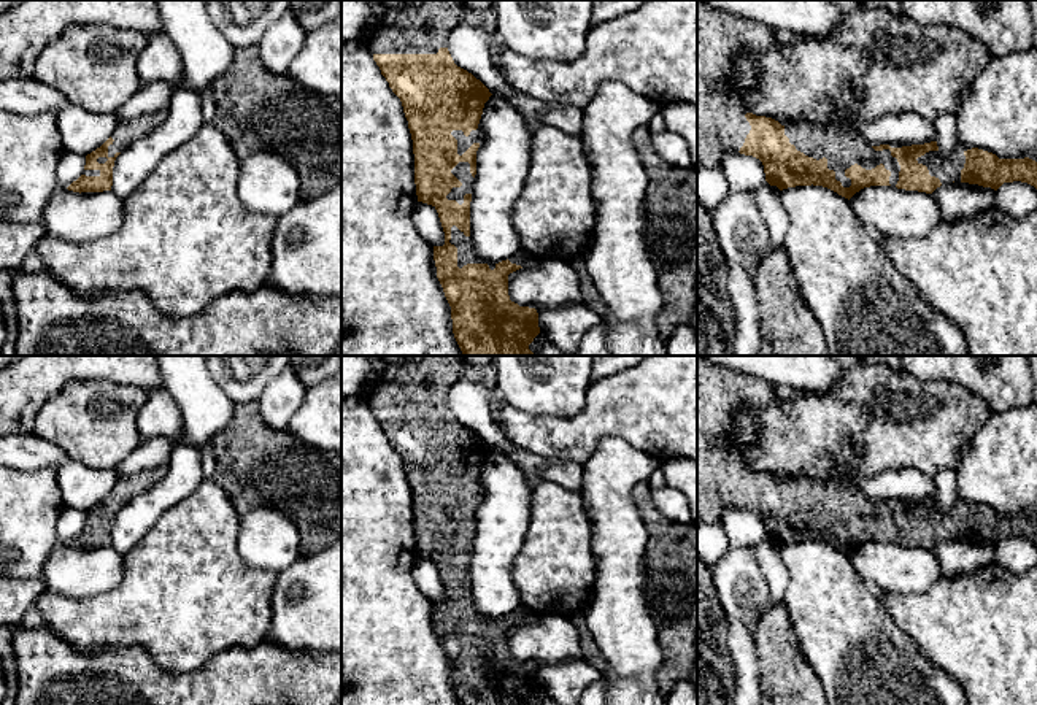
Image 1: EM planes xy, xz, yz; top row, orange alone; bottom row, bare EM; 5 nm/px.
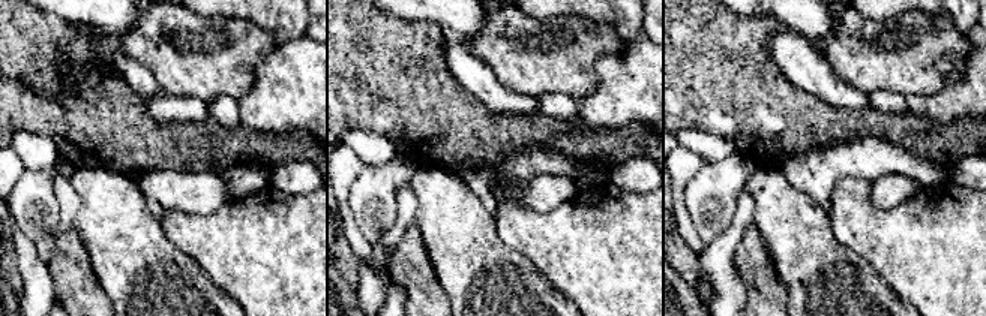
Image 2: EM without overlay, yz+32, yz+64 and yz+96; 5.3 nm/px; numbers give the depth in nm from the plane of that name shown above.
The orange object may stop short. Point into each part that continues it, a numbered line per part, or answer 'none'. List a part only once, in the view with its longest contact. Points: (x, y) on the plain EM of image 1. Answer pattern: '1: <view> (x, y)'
1: yz (842, 499)

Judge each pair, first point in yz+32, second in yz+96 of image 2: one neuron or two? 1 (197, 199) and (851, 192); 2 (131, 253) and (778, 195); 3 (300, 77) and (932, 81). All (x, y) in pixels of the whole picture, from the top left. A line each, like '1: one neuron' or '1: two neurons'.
1: two neurons
2: one neuron
3: two neurons

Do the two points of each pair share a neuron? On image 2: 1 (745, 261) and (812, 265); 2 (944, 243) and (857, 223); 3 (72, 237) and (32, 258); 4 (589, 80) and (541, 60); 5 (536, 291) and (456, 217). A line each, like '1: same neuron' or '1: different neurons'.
1: different neurons
2: same neuron
3: different neurons
4: same neuron
5: same neuron

